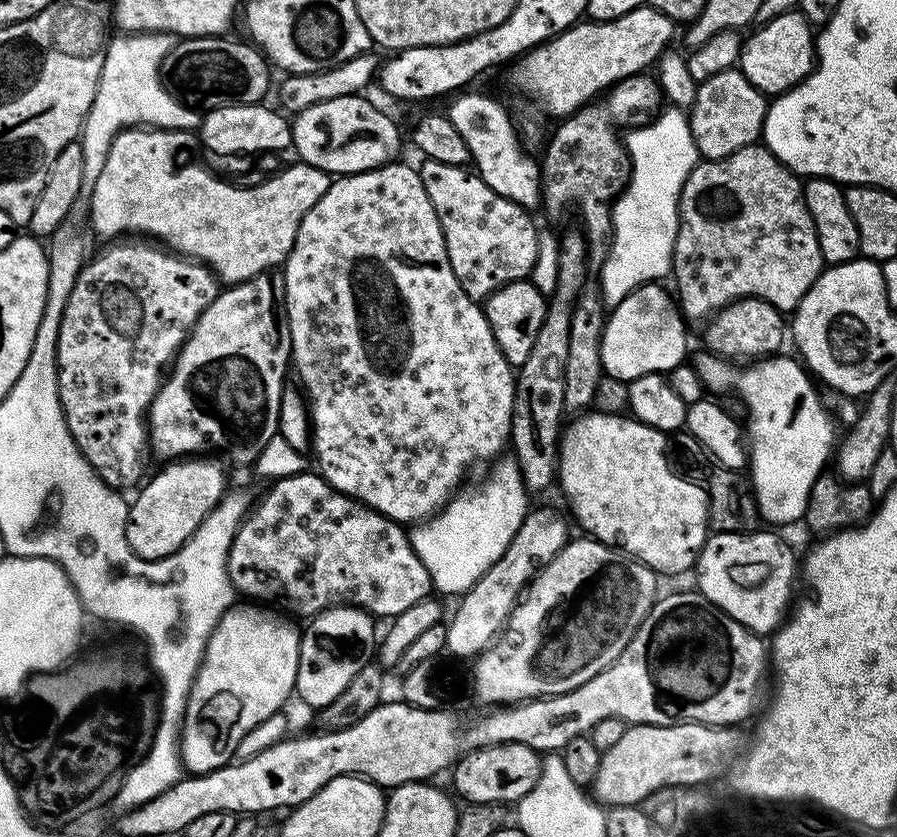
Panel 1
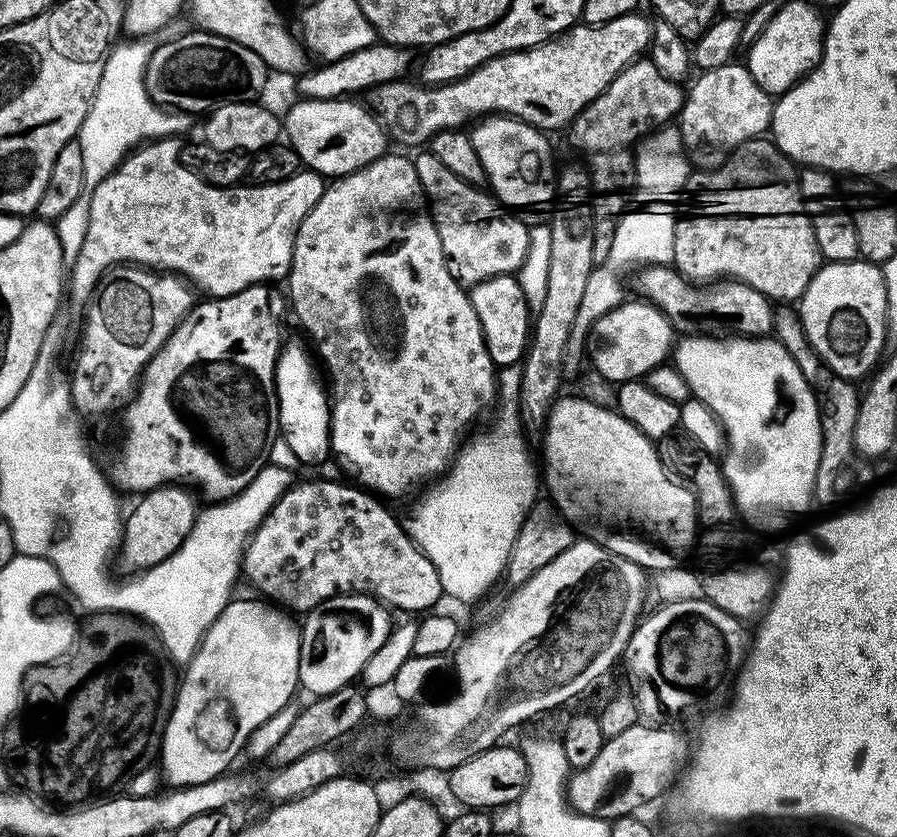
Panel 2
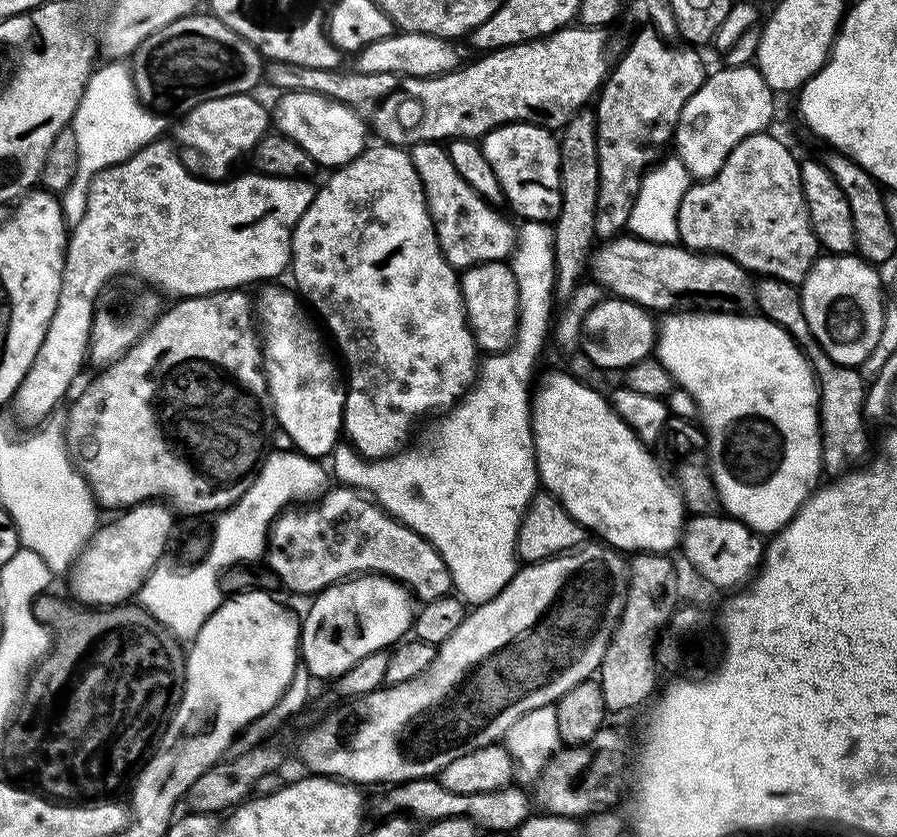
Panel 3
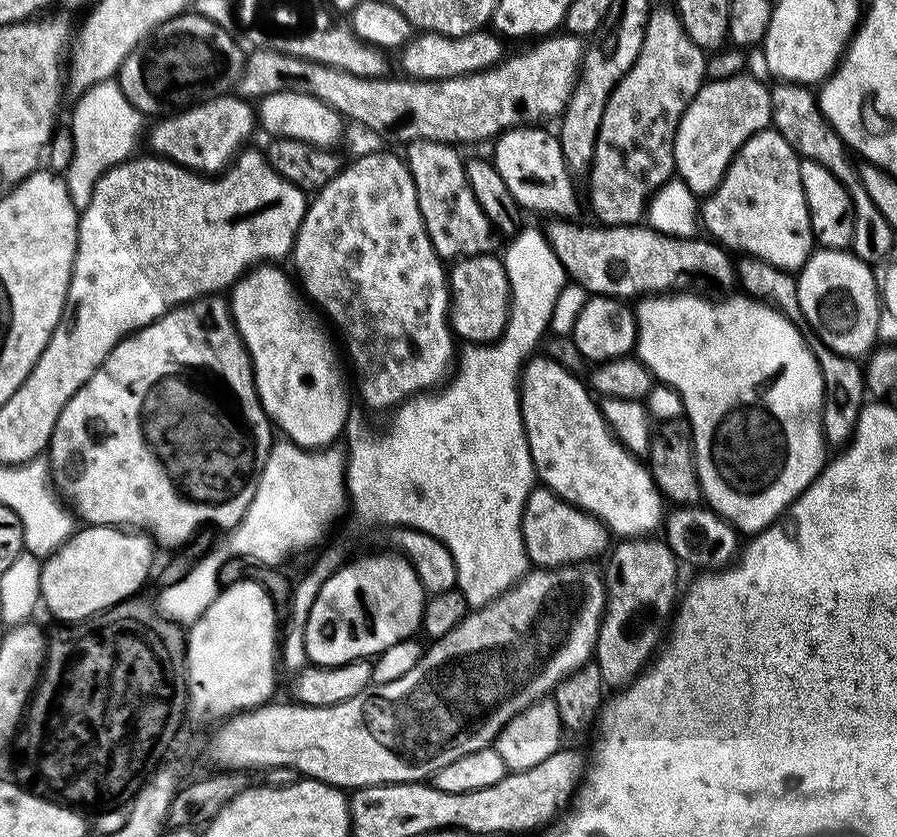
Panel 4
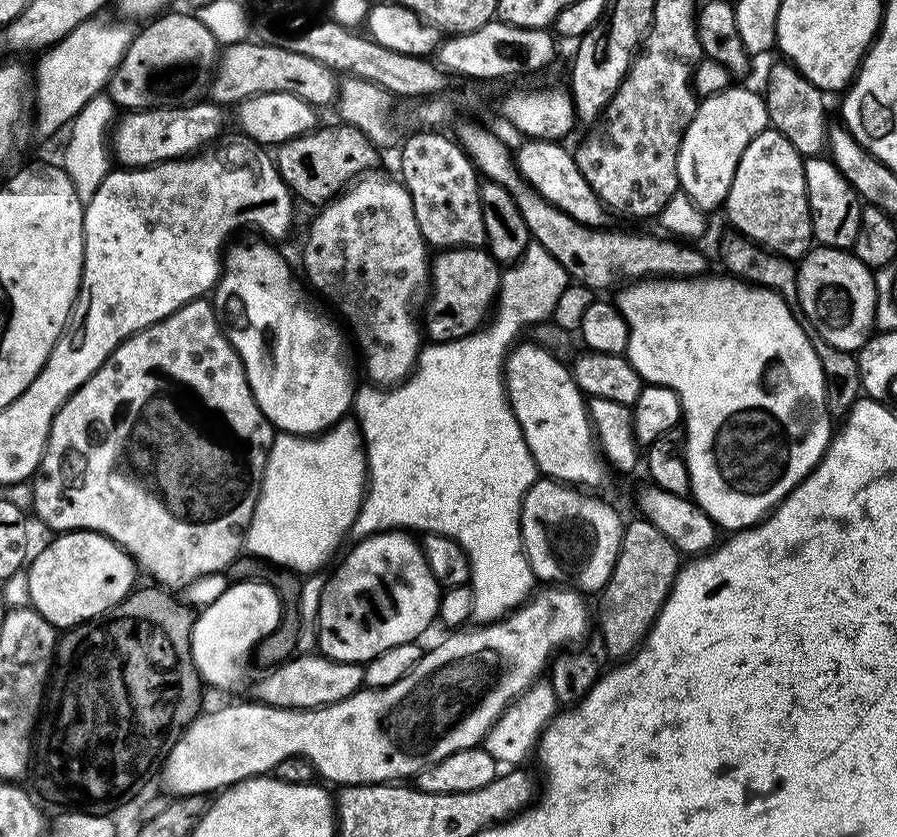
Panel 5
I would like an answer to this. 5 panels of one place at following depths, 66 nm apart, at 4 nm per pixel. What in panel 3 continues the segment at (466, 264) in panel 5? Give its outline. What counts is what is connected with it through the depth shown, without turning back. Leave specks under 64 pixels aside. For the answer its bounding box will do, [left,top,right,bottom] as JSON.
[459,260,518,353]

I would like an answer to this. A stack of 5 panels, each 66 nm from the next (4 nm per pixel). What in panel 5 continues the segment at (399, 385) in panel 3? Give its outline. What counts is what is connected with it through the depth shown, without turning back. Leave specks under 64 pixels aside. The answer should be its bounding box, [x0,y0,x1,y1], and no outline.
[304,174,430,382]

